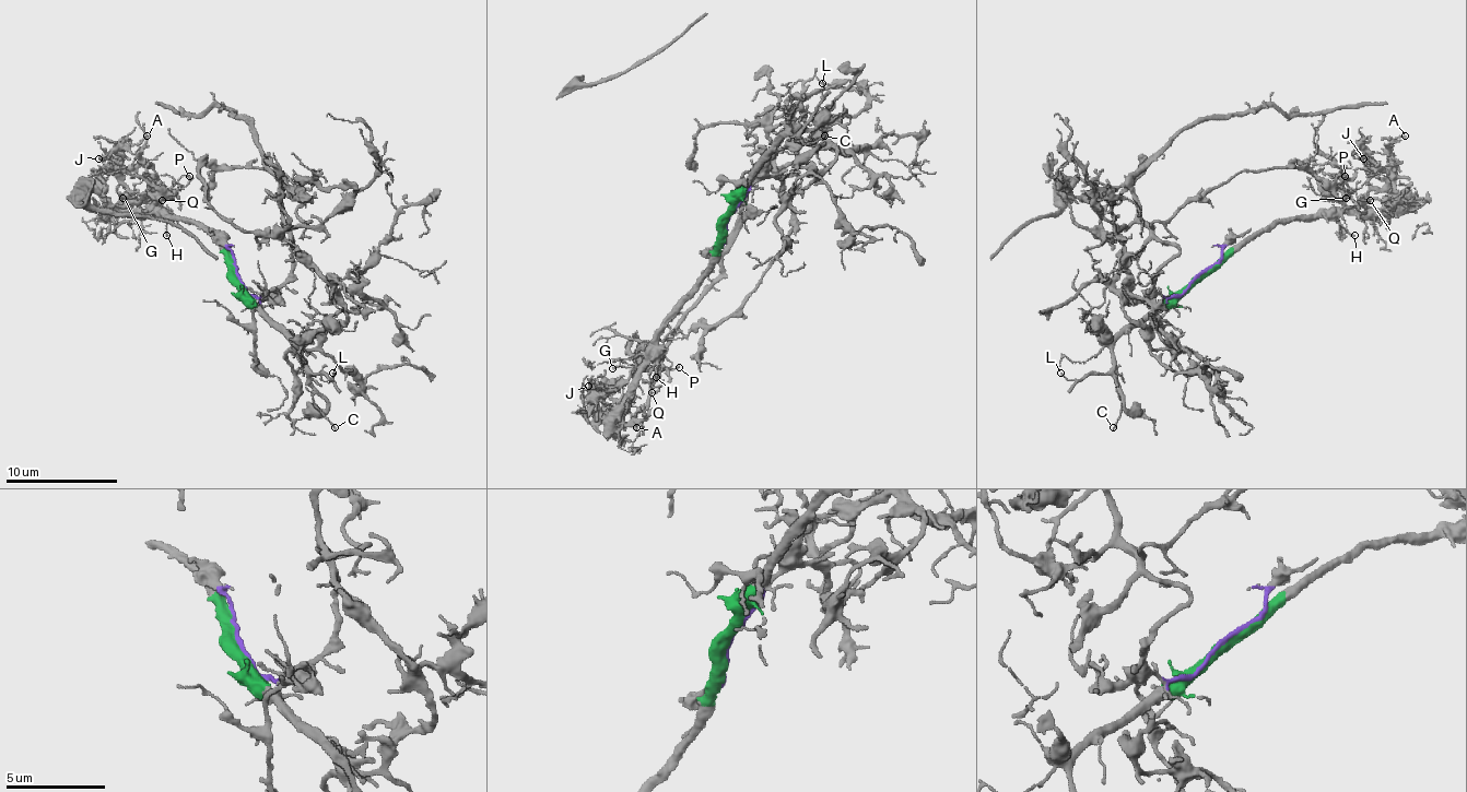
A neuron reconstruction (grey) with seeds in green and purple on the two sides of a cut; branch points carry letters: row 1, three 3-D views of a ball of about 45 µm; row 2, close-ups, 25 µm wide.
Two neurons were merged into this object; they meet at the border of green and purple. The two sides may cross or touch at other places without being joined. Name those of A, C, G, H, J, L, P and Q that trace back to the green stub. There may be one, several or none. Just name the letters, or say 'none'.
A, C, G, H, J, L, P, Q

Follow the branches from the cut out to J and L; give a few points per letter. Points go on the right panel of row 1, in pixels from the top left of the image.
J: (1198, 276), (1279, 223), (1375, 212), (1388, 196), (1392, 181), (1372, 162), (1358, 153), (1356, 156), (1363, 158)
L: (1198, 276), (1159, 302), (1114, 344), (1114, 364), (1108, 373), (1091, 373), (1080, 380), (1069, 380), (1060, 373)

